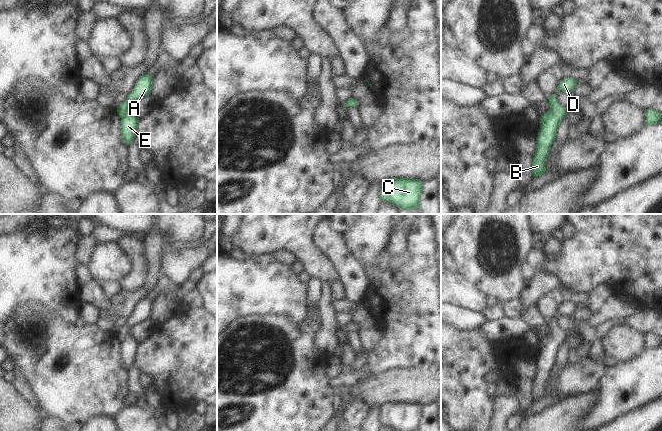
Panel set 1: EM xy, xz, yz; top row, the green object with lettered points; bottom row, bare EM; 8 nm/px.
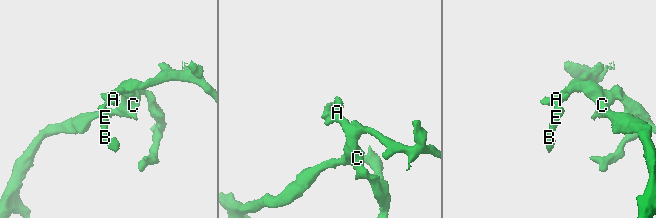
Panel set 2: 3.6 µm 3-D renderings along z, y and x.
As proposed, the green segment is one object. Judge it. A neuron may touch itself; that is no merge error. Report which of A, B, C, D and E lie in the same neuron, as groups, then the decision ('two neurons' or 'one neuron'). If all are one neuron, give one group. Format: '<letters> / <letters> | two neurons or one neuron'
A B C D E | one neuron

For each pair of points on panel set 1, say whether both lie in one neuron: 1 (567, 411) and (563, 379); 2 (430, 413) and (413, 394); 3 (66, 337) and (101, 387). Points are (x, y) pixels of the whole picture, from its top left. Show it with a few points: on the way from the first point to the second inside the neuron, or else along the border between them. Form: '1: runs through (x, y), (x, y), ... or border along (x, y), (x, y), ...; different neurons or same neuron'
1: border along (588, 392), (556, 404); different neurons
2: border along (430, 402), (423, 406); different neurons
3: runs through (68, 349), (72, 358), (89, 375); same neuron

